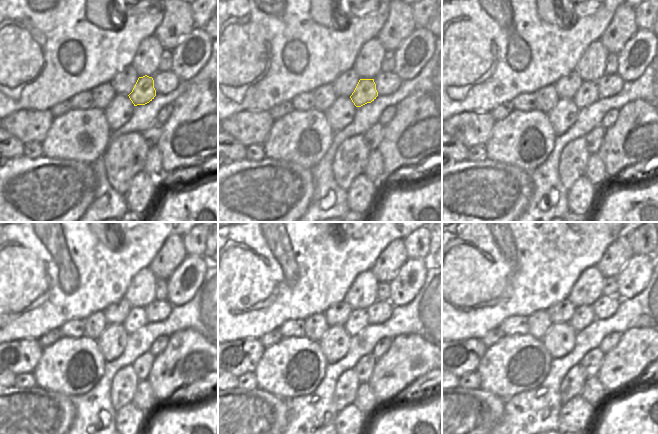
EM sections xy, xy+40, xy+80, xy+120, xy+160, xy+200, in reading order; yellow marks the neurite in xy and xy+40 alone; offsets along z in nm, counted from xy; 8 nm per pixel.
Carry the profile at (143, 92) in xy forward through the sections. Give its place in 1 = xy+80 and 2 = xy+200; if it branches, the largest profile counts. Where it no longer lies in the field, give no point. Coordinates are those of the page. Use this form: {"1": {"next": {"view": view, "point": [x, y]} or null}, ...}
{"1": {"next": {"view": "xy+80", "point": [587, 94]}}, "2": {"next": {"view": "xy+200", "point": [574, 325]}}}

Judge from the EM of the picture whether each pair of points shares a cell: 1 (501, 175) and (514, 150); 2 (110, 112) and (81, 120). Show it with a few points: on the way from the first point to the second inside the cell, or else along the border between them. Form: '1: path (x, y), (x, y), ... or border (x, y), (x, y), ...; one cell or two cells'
1: border (488, 158), (512, 164), (528, 173); two cells
2: border (103, 111), (111, 131); two cells

